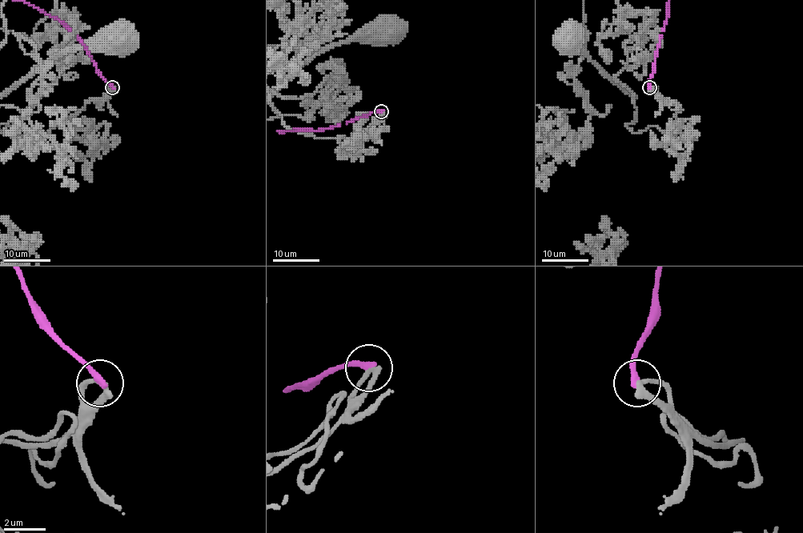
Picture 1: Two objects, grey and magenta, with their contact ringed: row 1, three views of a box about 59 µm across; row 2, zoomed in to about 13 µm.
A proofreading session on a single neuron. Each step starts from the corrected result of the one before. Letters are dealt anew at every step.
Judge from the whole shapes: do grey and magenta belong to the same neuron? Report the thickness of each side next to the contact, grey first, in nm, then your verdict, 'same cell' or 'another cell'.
calibres 260 and 320 nm; another cell

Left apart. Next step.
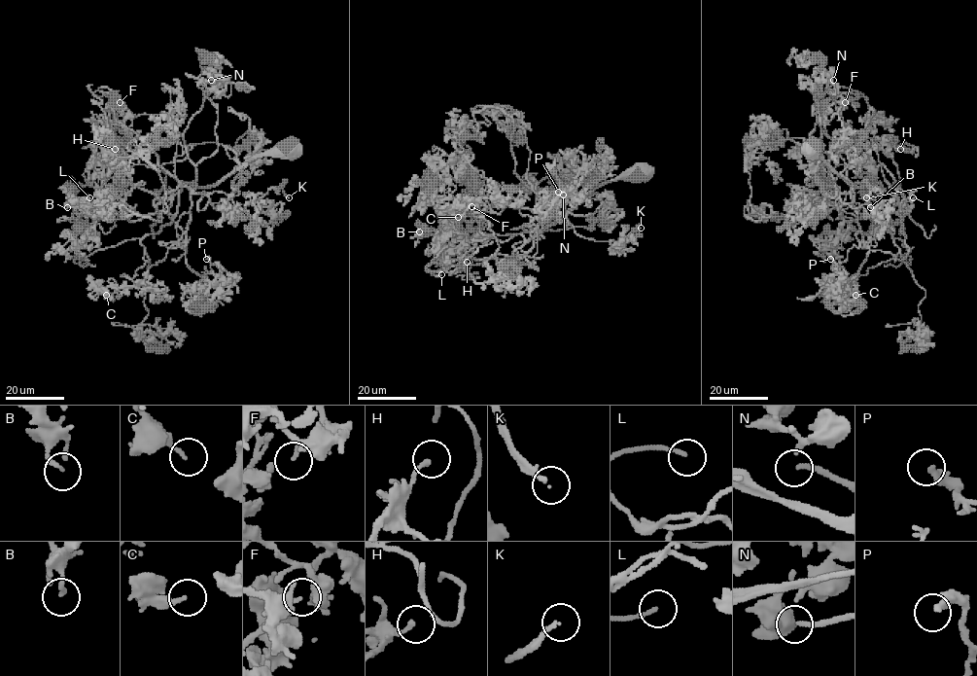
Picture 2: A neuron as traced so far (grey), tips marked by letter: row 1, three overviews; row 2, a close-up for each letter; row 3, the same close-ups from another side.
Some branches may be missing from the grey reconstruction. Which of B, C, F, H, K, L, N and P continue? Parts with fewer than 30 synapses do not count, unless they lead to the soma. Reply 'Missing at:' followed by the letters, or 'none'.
Missing at: none

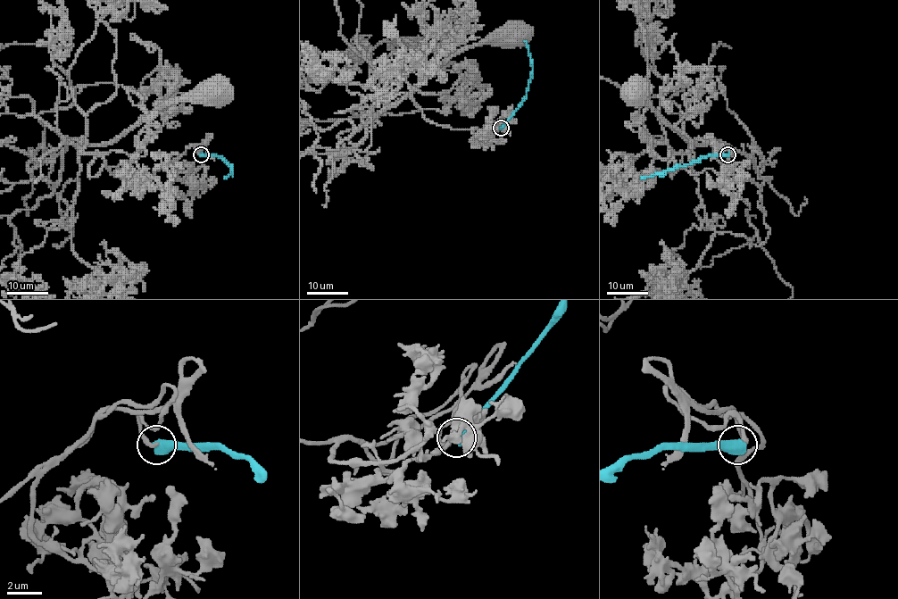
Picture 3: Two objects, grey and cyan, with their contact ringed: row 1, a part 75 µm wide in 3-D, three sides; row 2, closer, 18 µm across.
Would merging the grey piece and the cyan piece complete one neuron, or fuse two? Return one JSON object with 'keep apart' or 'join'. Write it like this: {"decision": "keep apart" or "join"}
{"decision": "keep apart"}

